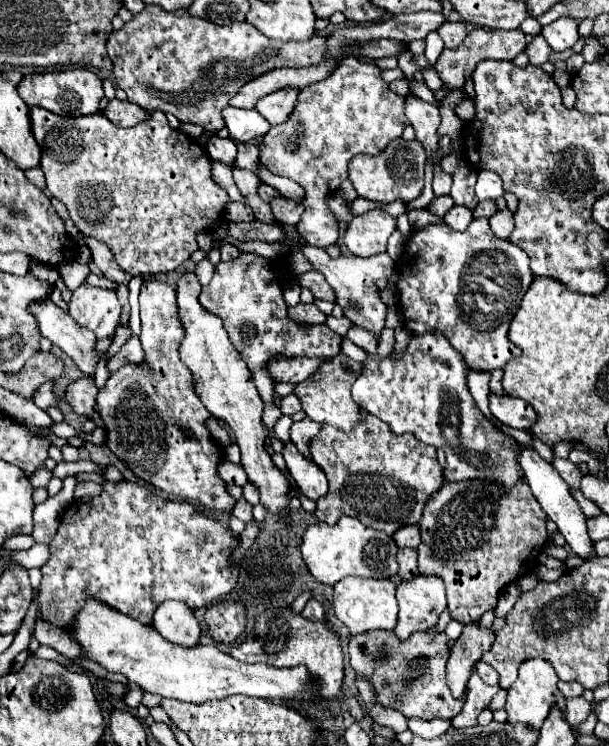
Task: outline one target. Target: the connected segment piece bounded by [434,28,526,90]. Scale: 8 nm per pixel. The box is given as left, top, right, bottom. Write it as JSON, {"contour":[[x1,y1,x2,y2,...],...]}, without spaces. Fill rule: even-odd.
{"contour":[[476,28,466,36,462,46,458,46,456,50,444,48,434,70,438,72,438,76,446,88,456,90,456,88,464,86,464,78,468,78,474,72,478,62,488,60,488,58,490,60,514,60,520,52,524,52,524,48,526,48,524,32,518,28,516,30,488,30,488,32,484,28]]}

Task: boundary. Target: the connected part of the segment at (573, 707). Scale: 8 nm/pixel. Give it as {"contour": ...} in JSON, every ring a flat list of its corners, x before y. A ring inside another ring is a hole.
{"contour":[[572,698,566,704,566,718,568,718,568,722,572,726,578,726,578,724,582,724,588,718,590,710,592,710,590,702,586,702,584,698]]}

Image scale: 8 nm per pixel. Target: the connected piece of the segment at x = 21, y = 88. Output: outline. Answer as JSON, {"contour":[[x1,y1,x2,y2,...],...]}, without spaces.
{"contour":[[72,68,64,72,44,72,44,74,26,74,18,84,18,94,28,106,40,106,60,116,88,116,100,112,100,100,104,98,102,80,86,70]]}

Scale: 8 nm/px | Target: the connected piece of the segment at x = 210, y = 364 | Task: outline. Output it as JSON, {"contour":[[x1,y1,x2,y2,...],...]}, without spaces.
{"contour":[[184,272,176,280,176,298,178,298,178,318,184,326,184,340,180,344,180,358,182,362,192,370,194,374,194,390,198,392,202,404,210,410,210,414,222,422,226,422,234,434,236,444,242,452,242,466,248,474,248,480,258,486,260,490,260,502,266,506,272,514,288,514,286,506,290,502,288,498,288,480,282,476,282,472,272,464,270,454,266,452,266,430,262,424,262,408,264,402,254,386,254,380,250,376,250,370,246,368,246,362,242,362,240,354,228,340,228,334,222,326,222,320,202,308,198,302,198,296,202,292,202,286,198,282,198,276,192,272]]}

